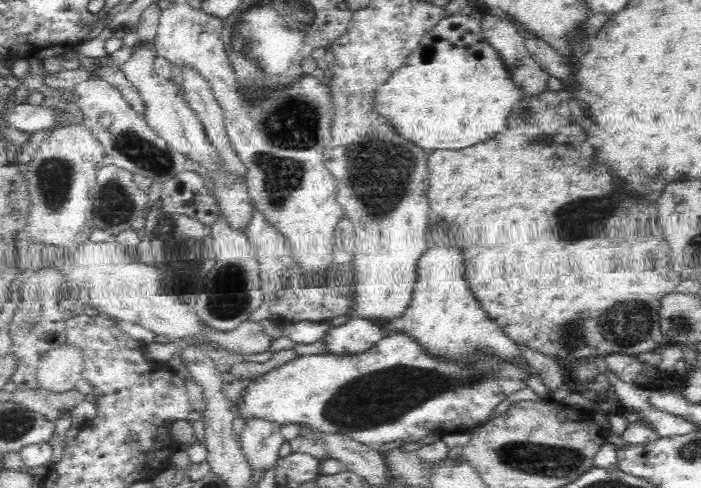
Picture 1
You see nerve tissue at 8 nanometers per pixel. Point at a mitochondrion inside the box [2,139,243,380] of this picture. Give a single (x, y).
(53, 175)

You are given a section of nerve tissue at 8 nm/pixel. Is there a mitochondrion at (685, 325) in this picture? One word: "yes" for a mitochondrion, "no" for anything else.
yes

